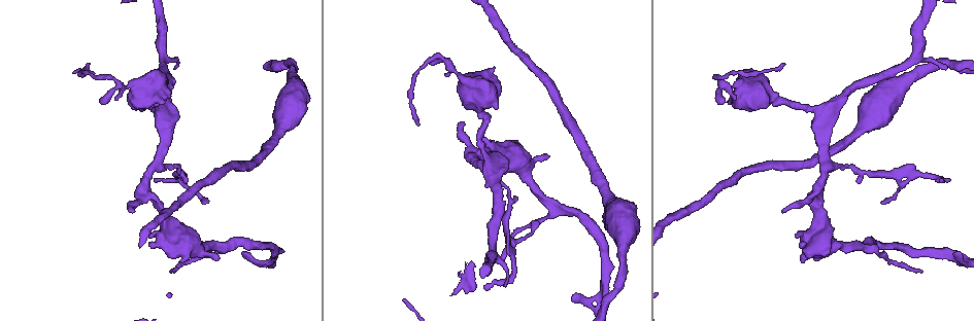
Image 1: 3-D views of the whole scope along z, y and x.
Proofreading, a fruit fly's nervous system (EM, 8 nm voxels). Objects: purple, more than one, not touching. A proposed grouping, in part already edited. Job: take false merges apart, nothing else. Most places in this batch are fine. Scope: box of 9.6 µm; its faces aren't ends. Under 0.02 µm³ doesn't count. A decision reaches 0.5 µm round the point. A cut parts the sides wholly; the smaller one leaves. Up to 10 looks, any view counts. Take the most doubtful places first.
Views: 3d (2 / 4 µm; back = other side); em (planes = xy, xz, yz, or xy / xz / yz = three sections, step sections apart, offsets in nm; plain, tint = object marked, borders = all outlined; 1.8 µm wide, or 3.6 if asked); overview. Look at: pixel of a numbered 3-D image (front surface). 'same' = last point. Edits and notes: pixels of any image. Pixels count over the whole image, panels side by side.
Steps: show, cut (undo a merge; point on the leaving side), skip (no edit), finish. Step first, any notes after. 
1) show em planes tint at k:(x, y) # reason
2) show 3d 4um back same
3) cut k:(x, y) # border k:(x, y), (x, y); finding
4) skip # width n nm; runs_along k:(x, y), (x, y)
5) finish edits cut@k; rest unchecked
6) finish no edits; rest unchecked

show 3d 2um at 1:(818, 197) # abrupt turn

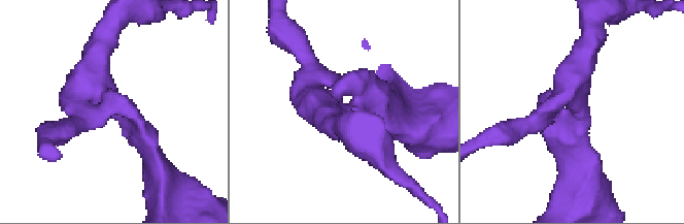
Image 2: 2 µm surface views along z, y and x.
show em planes tint at 2:(349, 108)

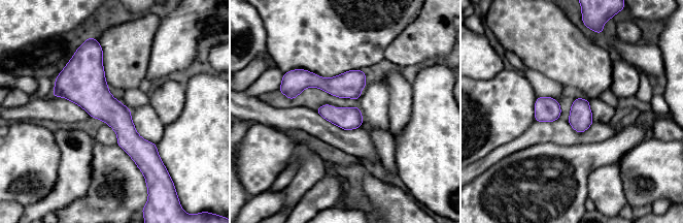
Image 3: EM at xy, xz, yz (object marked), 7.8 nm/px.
skip # width 180 nm; runs_along 3:(99, 54), (96, 97), (144, 167); continuous, no second cell

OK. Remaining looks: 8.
show 3d 2um at 1:(969, 261) # abrupt turn

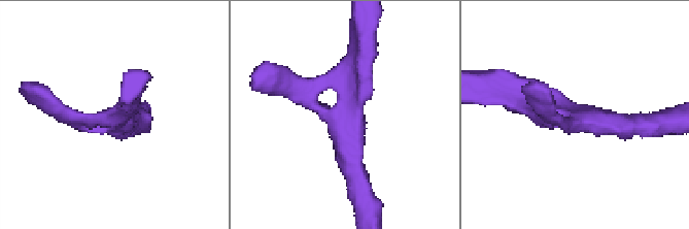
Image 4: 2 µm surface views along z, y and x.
show em planes tint at 4:(342, 104) # need the tissue

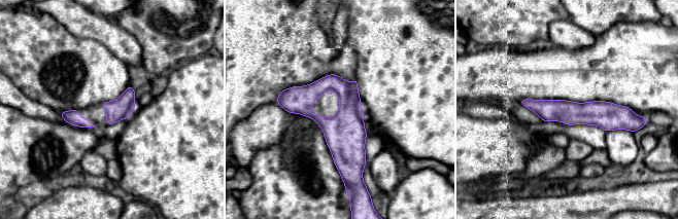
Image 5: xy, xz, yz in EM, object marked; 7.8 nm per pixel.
skip # runs_along 5:(523, 102), (570, 113), (633, 117); all the same cell

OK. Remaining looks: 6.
show em planes tint at 1:(820, 119) # sharp bend

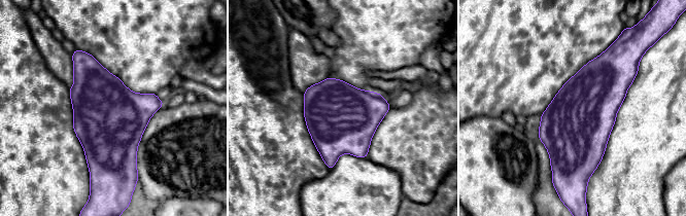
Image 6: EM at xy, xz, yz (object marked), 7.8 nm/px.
skip # width 550 nm; all the same cell

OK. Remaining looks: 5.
show em 3.6um planes tint at 1:(846, 246) # thick turns thin

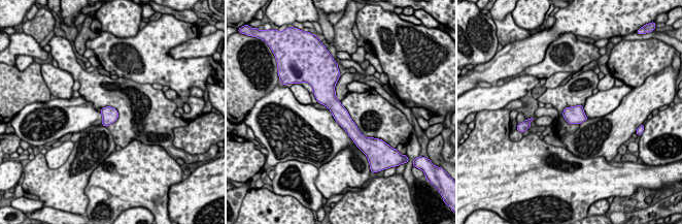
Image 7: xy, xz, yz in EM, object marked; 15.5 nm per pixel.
skip # runs_along 7:(332, 86), (331, 102), (356, 138); continuous, no second cell

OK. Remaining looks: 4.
finish no edits; rest unchecked

